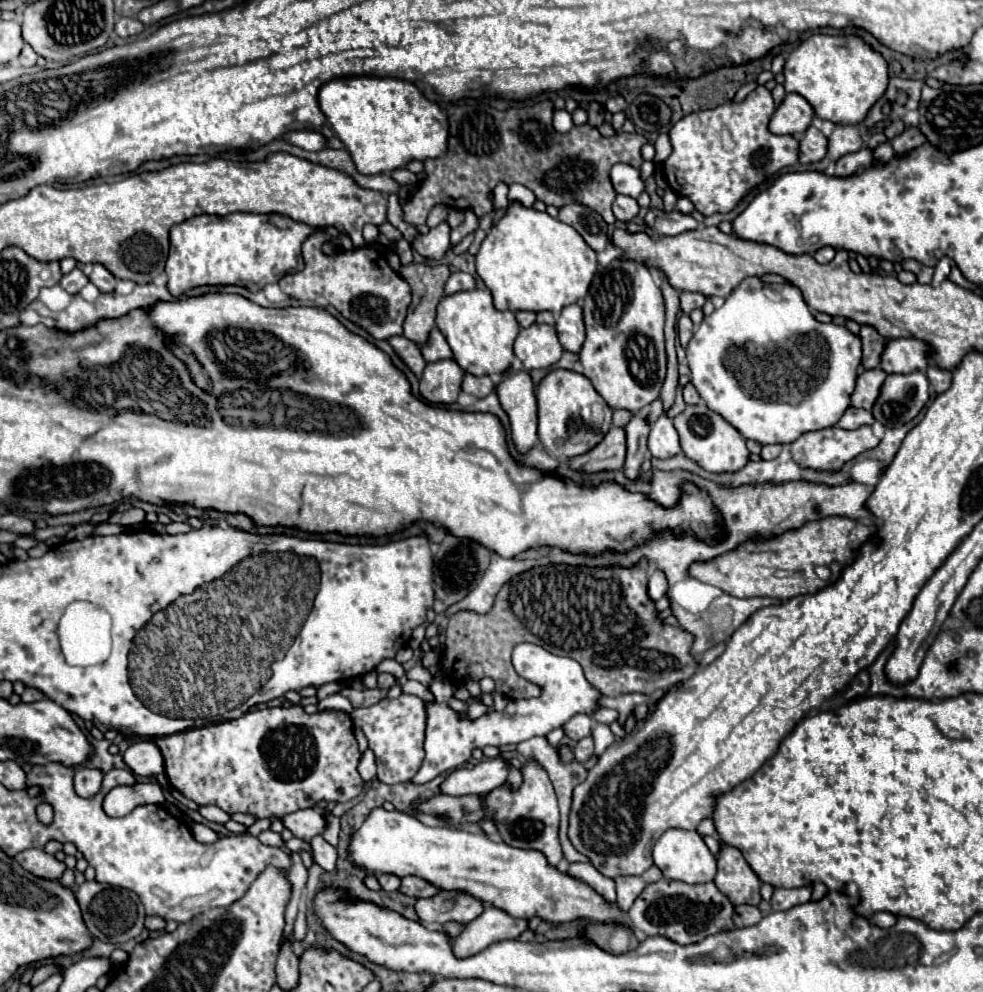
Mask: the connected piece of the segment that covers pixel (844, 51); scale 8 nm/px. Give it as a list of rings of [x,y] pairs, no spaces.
[[[816,34],[804,40],[784,64],[784,88],[804,96],[820,120],[834,124],[860,124],[872,104],[888,88],[888,64],[878,52],[856,36]]]

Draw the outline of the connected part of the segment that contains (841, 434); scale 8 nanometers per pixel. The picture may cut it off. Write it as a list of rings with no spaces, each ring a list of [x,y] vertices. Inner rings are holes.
[[[860,426],[856,430],[842,430],[842,428],[824,428],[818,432],[808,432],[804,436],[800,436],[796,442],[792,442],[790,454],[792,458],[806,468],[814,468],[814,470],[840,470],[848,460],[856,458],[858,454],[862,454],[868,448],[874,448],[880,440],[872,434],[870,426]]]

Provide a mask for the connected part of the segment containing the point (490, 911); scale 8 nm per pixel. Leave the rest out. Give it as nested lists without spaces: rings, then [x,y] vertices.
[[[484,906],[484,912],[468,922],[460,936],[452,942],[456,948],[456,956],[474,956],[488,948],[488,944],[496,944],[496,940],[514,940],[528,928],[526,920],[512,918],[500,908]]]

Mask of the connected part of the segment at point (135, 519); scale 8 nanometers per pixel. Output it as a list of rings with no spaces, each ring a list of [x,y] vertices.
[[[130,508],[130,510],[124,510],[124,512],[116,512],[116,514],[112,514],[106,522],[108,522],[108,524],[134,526],[134,524],[140,524],[142,520],[144,520],[144,510],[140,510],[140,508]]]

